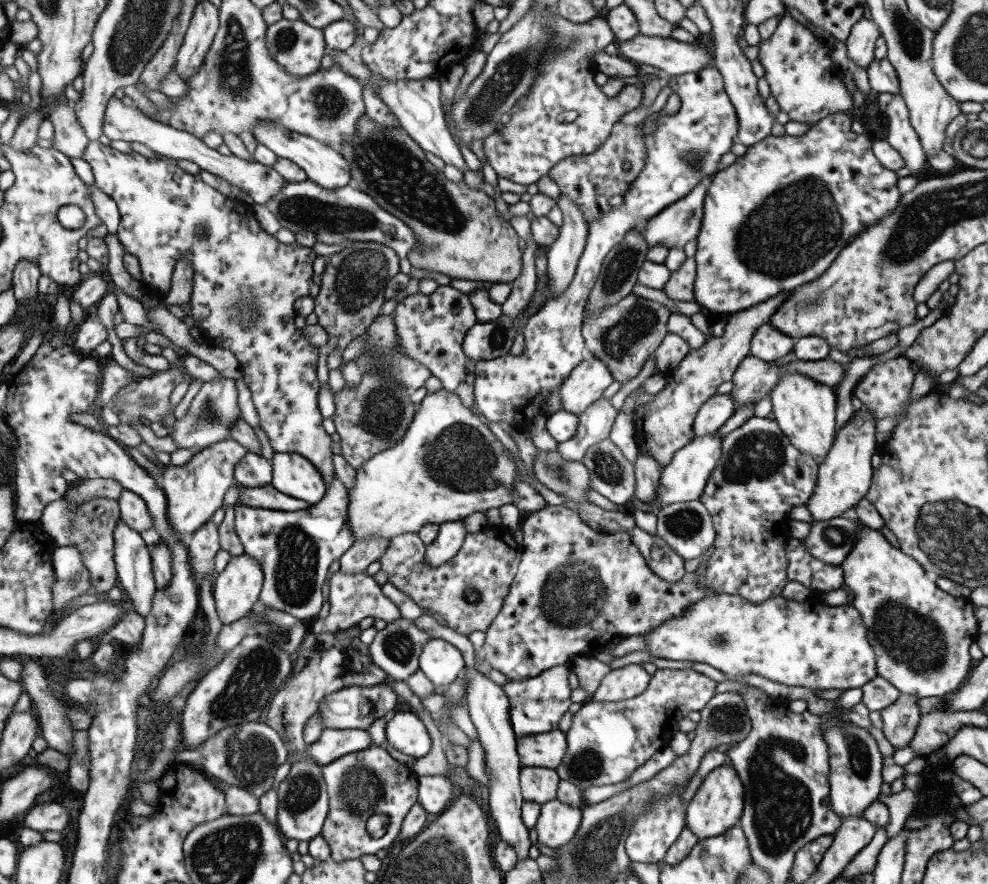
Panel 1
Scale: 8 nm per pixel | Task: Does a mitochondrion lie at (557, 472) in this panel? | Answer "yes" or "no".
yes

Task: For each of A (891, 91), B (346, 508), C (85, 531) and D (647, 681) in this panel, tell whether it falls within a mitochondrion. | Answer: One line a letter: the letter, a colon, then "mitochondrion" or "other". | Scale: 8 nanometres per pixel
A: other
B: other
C: mitochondrion
D: other

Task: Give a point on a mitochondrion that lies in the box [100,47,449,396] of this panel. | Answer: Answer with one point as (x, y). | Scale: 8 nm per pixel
(331, 218)

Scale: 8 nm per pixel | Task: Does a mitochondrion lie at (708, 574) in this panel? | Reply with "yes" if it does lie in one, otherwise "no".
no

